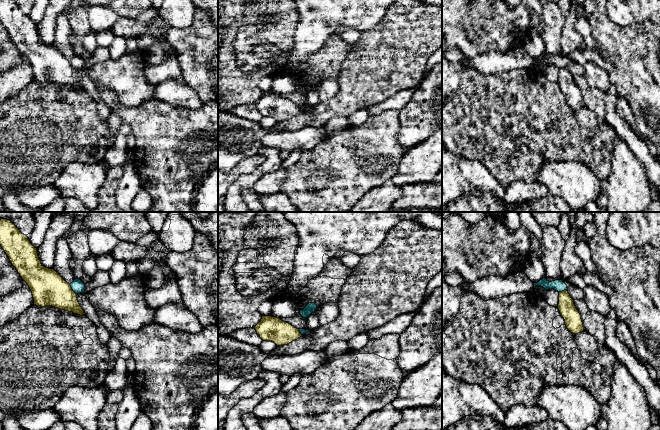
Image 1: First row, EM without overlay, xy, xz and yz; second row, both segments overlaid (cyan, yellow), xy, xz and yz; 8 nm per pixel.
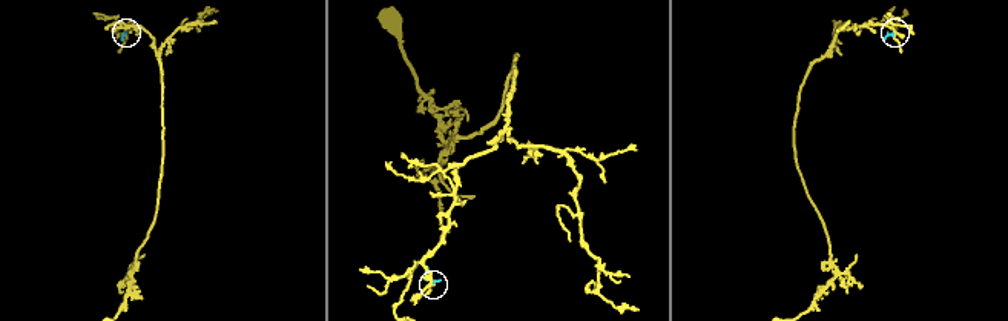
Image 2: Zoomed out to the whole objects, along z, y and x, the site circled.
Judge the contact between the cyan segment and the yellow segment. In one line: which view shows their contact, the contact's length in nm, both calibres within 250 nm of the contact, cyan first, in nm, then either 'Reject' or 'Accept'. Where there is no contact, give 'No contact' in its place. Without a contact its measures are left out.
Touches cyan in xy. Shared border 110 nm. Thickness 100 nm (cyan) against 280 nm. Reject

